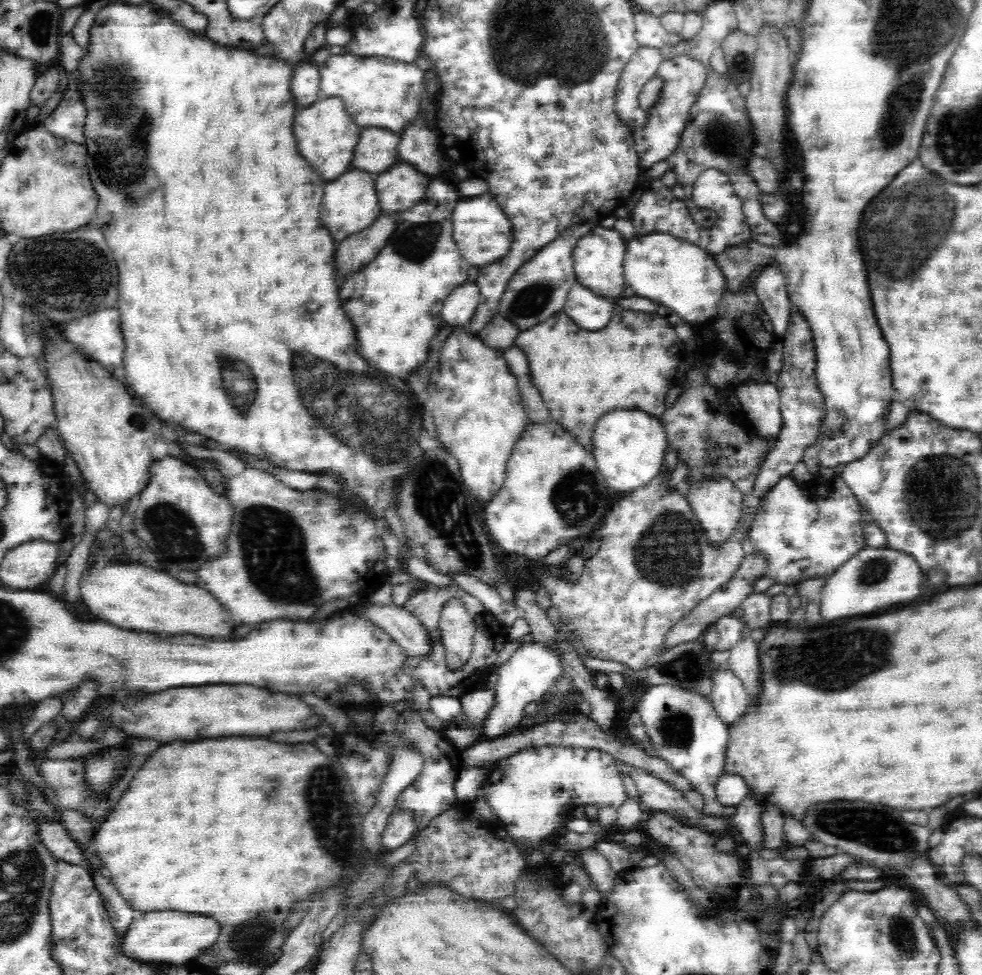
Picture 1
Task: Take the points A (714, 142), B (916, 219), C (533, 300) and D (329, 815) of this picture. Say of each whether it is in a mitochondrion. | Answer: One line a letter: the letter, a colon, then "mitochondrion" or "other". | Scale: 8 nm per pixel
A: mitochondrion
B: mitochondrion
C: mitochondrion
D: mitochondrion

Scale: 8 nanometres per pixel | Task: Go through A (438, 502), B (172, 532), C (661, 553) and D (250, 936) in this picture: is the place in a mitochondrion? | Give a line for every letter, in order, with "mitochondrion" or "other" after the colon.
A: mitochondrion
B: mitochondrion
C: mitochondrion
D: mitochondrion

